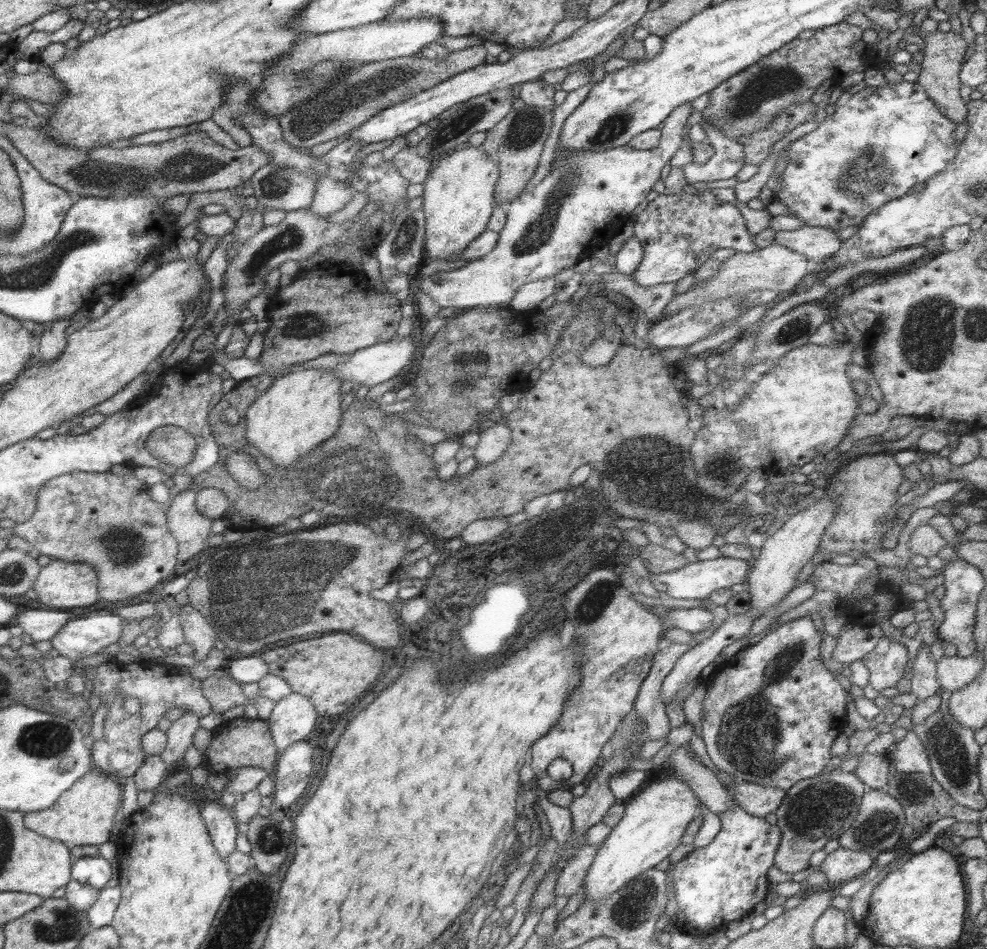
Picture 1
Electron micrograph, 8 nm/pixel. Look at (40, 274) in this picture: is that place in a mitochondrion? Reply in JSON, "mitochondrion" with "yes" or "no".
{"mitochondrion":"yes"}

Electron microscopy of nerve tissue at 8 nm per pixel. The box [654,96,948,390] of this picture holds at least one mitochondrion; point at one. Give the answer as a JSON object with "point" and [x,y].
{"point":[866,175]}

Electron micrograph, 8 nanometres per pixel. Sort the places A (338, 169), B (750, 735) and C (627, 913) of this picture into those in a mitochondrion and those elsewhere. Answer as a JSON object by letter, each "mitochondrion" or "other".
{"A":"other","B":"mitochondrion","C":"mitochondrion"}

